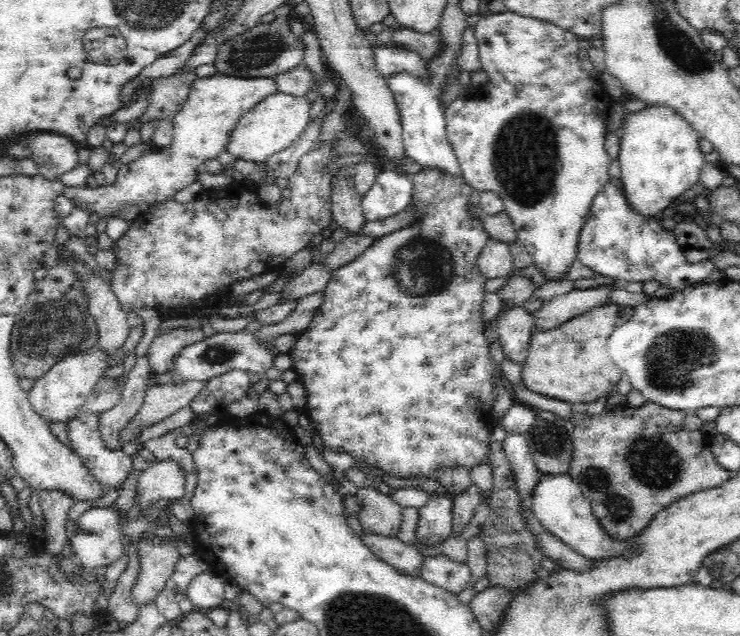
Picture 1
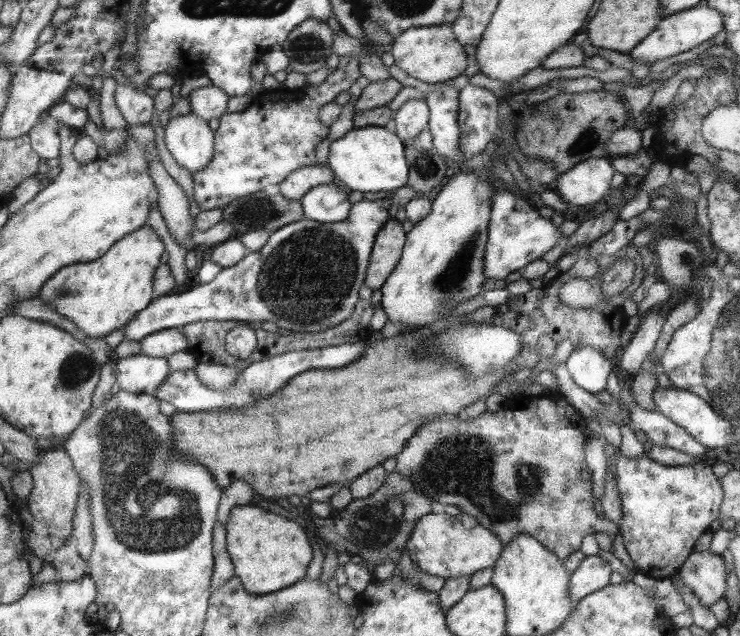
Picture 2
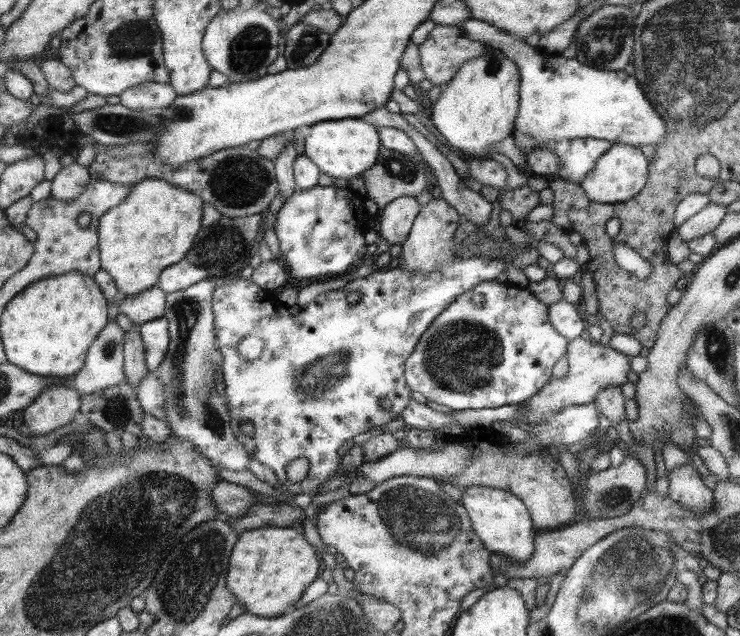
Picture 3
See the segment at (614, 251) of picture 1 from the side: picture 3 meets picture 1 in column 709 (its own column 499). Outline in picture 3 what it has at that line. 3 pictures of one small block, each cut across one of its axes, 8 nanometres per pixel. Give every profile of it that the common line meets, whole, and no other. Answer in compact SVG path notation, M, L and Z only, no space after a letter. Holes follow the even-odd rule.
M471 257L465 259L452 259L452 261L446 261L444 265L438 267L434 271L428 273L414 273L402 269L402 267L394 267L394 269L385 268L382 270L374 271L372 274L366 277L358 277L352 279L344 287L333 291L327 291L319 295L314 301L300 310L297 316L292 316L289 313L288 308L283 306L277 301L278 293L268 293L259 288L252 279L244 279L241 276L238 277L238 282L228 283L223 286L216 286L214 291L214 316L217 317L217 336L220 342L220 349L223 354L223 366L222 371L225 379L225 394L223 395L226 408L229 409L230 424L232 424L232 430L237 440L245 446L252 459L266 464L268 468L274 470L278 482L292 494L310 494L316 495L316 490L320 484L328 482L340 468L340 456L336 456L338 448L344 444L344 440L348 438L354 438L356 434L366 433L370 428L376 428L376 426L384 426L388 422L398 419L402 414L402 411L406 410L406 407L410 404L411 388L407 384L405 378L405 363L409 360L409 356L413 354L417 348L418 342L421 337L425 335L428 329L433 325L434 319L436 319L442 312L446 311L451 303L459 299L465 292L472 291L480 283L485 283L490 280L494 281L502 279L506 271L506 261L503 259L493 259L492 257ZM350 294L358 294L358 303L351 304L348 302L348 296ZM382 400L388 400L392 407L390 409L382 409ZM240 420L250 420L254 424L253 436L249 438L246 434L240 430ZM297 458L308 458L310 462L310 470L308 470L308 476L300 482L288 482L286 480L286 474L284 474L284 468L292 460Z

